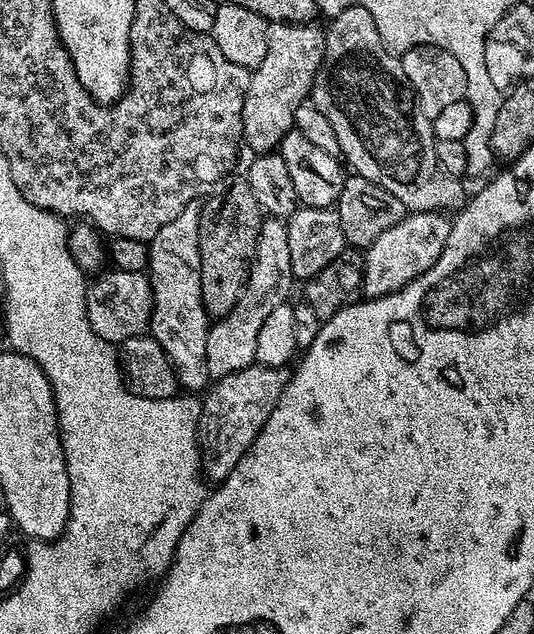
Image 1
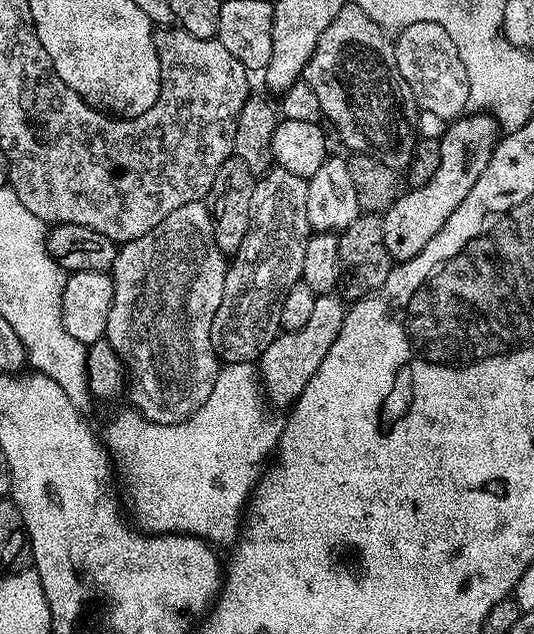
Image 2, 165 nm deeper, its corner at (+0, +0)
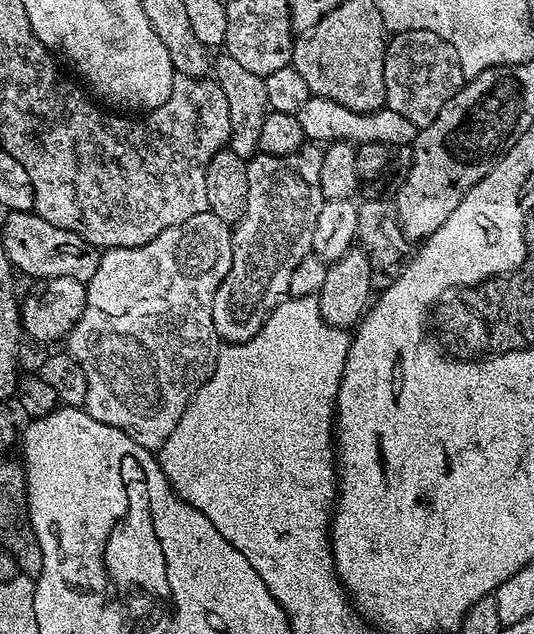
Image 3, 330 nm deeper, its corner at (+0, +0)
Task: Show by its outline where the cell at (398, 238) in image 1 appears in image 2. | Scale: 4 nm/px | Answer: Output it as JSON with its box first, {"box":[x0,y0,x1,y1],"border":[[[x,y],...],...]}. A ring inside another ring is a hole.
{"box":[383,112,502,261],"border":[[[487,112],[465,114],[449,123],[440,137],[440,165],[434,170],[434,178],[430,178],[422,186],[409,187],[401,191],[396,201],[383,213],[384,233],[386,234],[386,250],[393,261],[412,260],[446,226],[446,218],[462,206],[462,198],[470,194],[474,182],[478,182],[482,170],[486,170],[486,162],[490,162],[492,151],[501,139],[502,129],[496,117]]]}

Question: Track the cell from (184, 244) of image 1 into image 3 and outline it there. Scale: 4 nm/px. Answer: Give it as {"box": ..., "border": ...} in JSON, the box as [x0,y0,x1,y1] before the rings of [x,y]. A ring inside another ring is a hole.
{"box":[66,210,232,450],"border":[[[211,210],[202,214],[194,214],[194,218],[186,218],[186,222],[162,230],[162,234],[158,234],[153,240],[142,246],[109,248],[101,251],[98,266],[86,282],[86,304],[82,314],[76,325],[68,331],[66,337],[68,355],[75,358],[78,366],[84,371],[86,398],[82,407],[90,414],[90,418],[98,418],[98,422],[106,422],[106,426],[114,426],[118,430],[122,430],[122,434],[134,438],[134,442],[138,442],[138,446],[143,448],[158,450],[163,446],[166,438],[170,438],[174,426],[178,426],[186,406],[192,401],[192,396],[208,381],[216,365],[218,337],[214,330],[212,303],[218,286],[224,281],[226,274],[230,274],[231,265],[232,228],[226,222],[222,222],[222,218],[218,218]]]}

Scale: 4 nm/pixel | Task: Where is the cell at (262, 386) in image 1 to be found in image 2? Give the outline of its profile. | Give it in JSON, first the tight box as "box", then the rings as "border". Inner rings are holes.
{"box":[258,294,346,406],"border":[[[339,294],[317,295],[314,311],[310,313],[306,326],[302,330],[293,332],[281,331],[280,335],[274,338],[274,342],[266,346],[266,350],[260,355],[258,361],[258,379],[267,399],[273,405],[291,406],[302,394],[302,390],[306,390],[306,382],[314,378],[318,366],[322,366],[322,358],[326,358],[330,346],[334,346],[334,338],[342,334],[345,311],[346,301],[343,296]]]}

